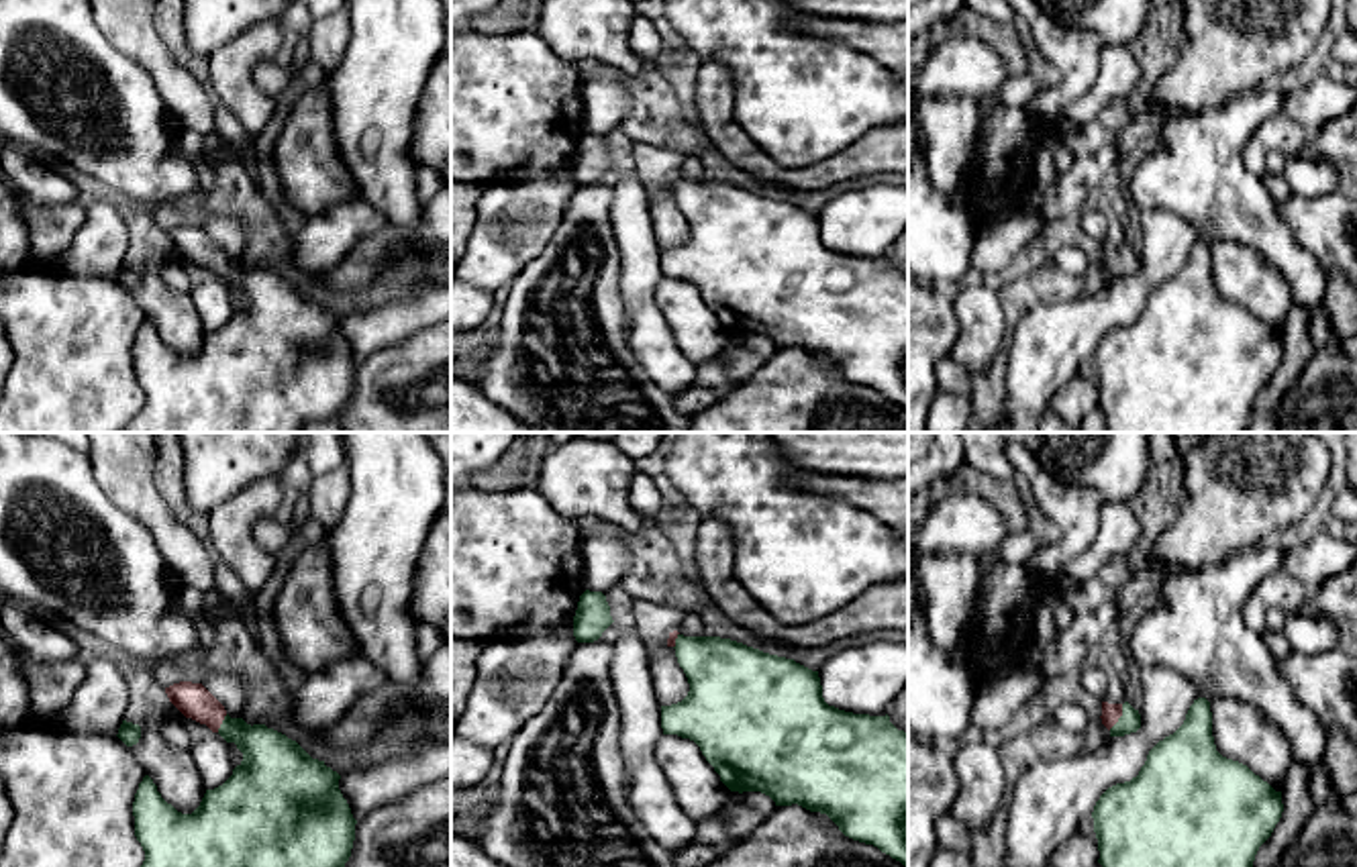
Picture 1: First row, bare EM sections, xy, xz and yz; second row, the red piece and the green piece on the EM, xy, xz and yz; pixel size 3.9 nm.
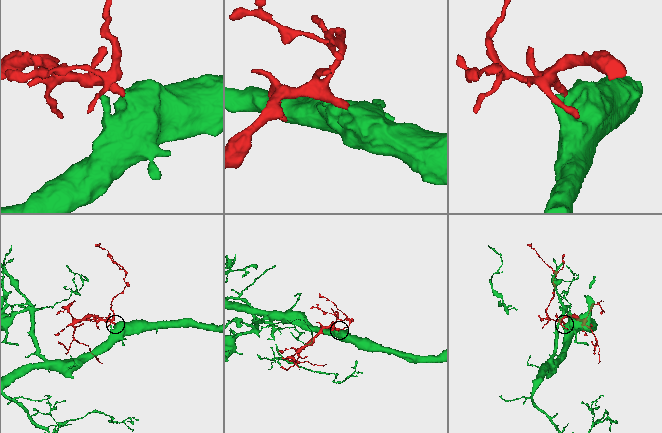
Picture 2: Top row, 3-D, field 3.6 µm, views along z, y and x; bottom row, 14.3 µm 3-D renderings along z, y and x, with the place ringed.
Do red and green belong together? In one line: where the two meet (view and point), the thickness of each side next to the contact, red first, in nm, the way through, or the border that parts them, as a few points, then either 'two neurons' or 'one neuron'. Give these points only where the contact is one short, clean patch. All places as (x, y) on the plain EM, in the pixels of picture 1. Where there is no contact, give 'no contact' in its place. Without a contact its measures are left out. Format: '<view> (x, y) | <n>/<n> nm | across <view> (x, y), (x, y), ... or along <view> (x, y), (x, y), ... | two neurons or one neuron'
yz (1121, 258) | 80/80 nm | across yz (1111, 256), (1121, 258), (1129, 266) | one neuron

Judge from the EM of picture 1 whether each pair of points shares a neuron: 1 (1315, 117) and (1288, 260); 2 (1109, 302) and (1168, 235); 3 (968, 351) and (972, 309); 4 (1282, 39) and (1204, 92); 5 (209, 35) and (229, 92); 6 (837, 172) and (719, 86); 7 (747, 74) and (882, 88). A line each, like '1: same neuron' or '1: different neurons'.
1: different neurons
2: same neuron
3: same neuron
4: same neuron
5: different neurons
6: same neuron
7: same neuron

